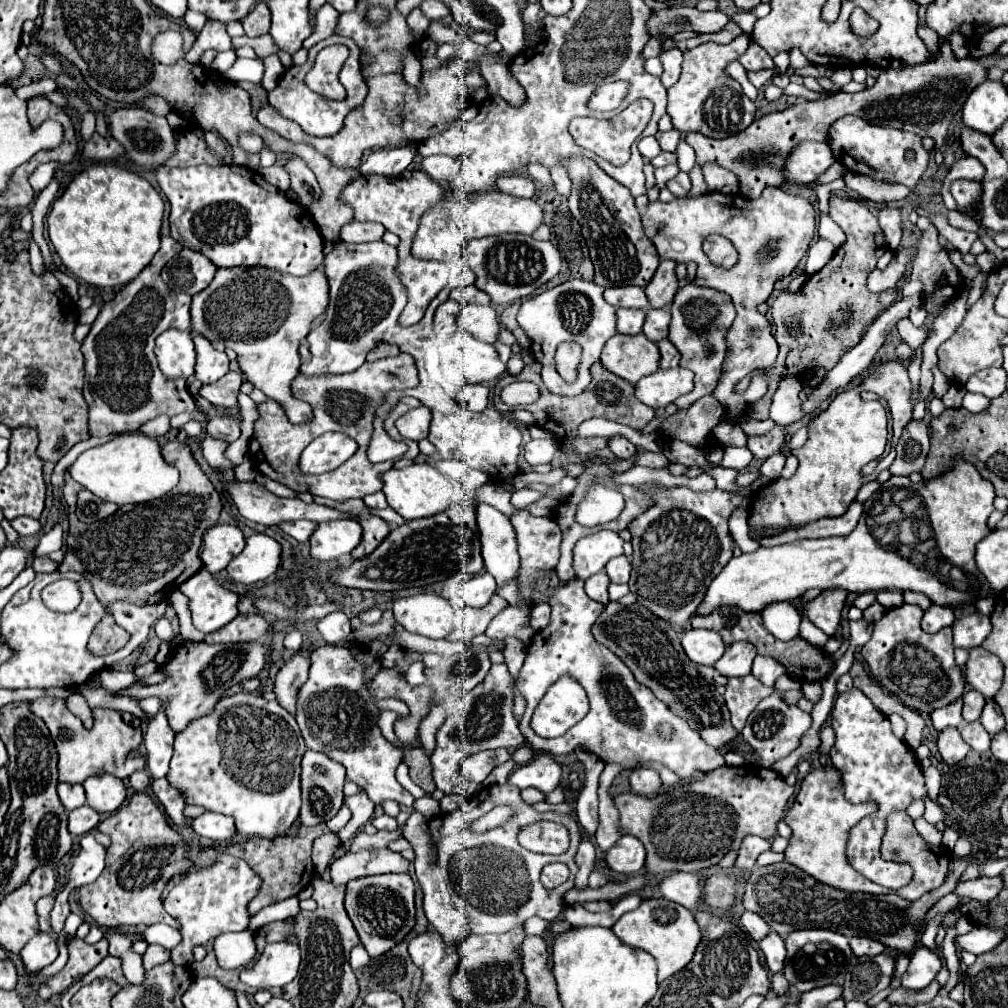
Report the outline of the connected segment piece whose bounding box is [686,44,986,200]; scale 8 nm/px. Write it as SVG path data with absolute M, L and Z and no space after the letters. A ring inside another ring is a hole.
M942 44L936 60L924 62L922 66L906 66L902 70L880 70L876 84L866 88L864 92L838 92L836 96L828 96L824 100L794 104L784 112L768 114L754 120L746 130L726 140L712 140L704 134L690 132L686 136L686 142L696 150L696 164L704 166L706 162L716 162L718 166L734 172L740 178L742 196L754 200L766 186L780 186L786 182L786 178L782 176L784 160L798 142L824 142L830 124L844 114L856 114L876 126L900 128L918 136L930 136L936 142L938 150L948 138L950 120L958 110L962 110L966 96L986 78L984 74L986 72L980 64L970 58L956 60L950 44ZM894 94L898 94L898 98L894 98Z

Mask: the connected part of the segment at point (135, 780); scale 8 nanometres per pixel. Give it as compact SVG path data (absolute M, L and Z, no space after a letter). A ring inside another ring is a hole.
M144 768L144 770L136 770L132 776L130 776L130 784L134 790L146 790L150 786L150 772Z

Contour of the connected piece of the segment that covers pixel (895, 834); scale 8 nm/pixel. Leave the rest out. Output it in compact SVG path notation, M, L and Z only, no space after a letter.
M906 812L890 814L886 822L888 824L886 824L886 834L884 834L884 848L889 848L889 857L897 862L908 863L914 870L914 878L910 880L910 884L906 884L902 890L896 890L896 894L906 900L918 900L922 894L928 894L930 890L936 890L938 886L942 886L948 874L948 866L950 866L948 852L942 846L926 844L916 832L914 822Z

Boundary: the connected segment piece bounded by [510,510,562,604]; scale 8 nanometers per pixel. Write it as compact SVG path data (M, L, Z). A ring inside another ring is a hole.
M528 510L514 512L510 516L510 522L512 522L514 532L516 532L518 554L520 554L520 560L522 560L522 566L520 566L520 592L524 596L524 600L530 604L530 600L532 600L530 596L532 596L538 572L542 572L542 570L554 570L556 564L558 564L562 536L560 536L560 528L552 522L552 518L548 518L548 516L536 518Z

